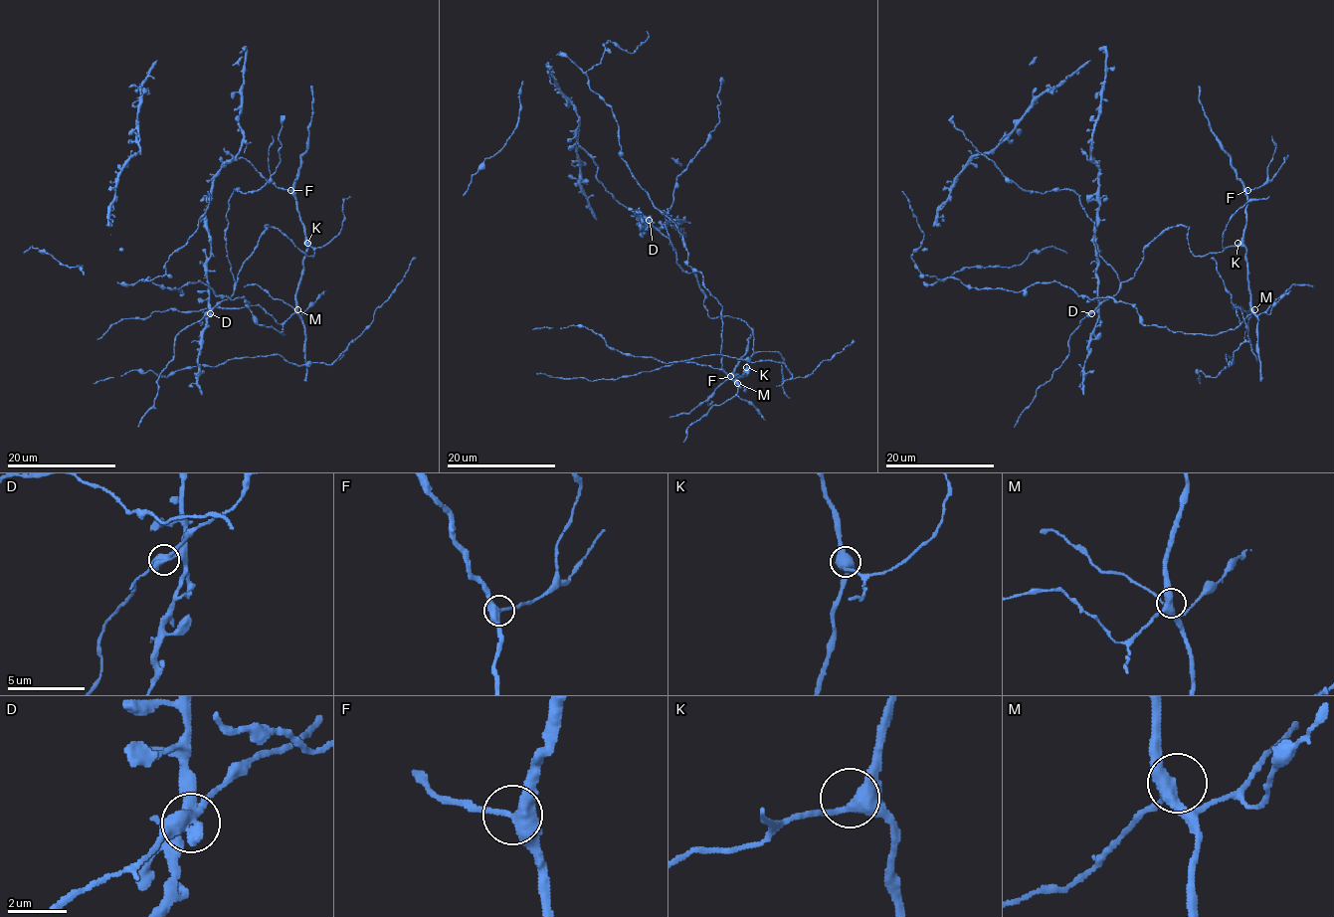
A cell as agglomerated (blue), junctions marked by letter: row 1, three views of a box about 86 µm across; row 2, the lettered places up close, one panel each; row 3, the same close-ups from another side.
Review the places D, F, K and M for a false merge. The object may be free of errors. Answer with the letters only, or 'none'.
none

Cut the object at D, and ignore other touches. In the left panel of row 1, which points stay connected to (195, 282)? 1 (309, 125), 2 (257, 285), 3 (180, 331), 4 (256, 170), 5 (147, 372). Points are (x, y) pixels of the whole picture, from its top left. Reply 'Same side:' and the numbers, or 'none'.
Same side: 1, 2, 4, 5

